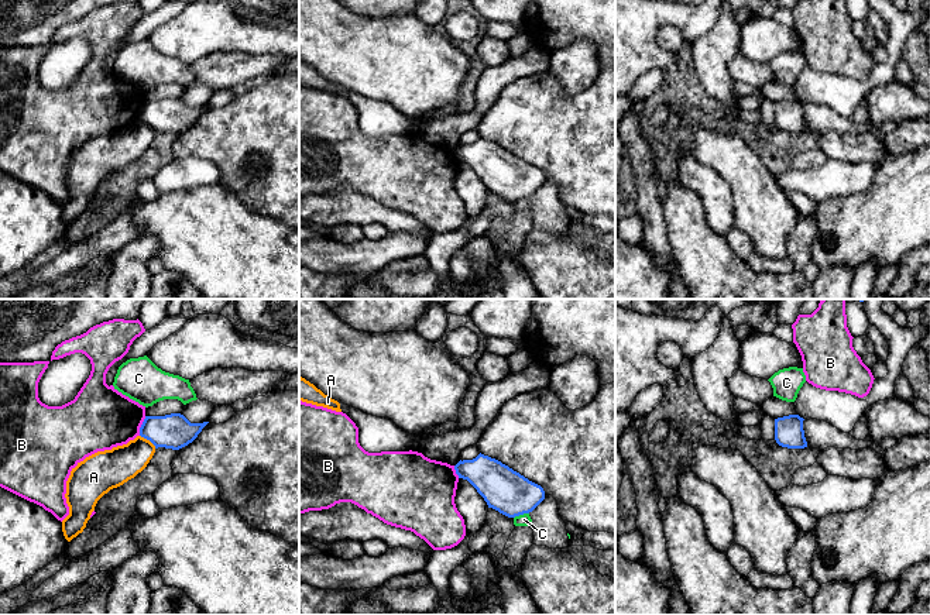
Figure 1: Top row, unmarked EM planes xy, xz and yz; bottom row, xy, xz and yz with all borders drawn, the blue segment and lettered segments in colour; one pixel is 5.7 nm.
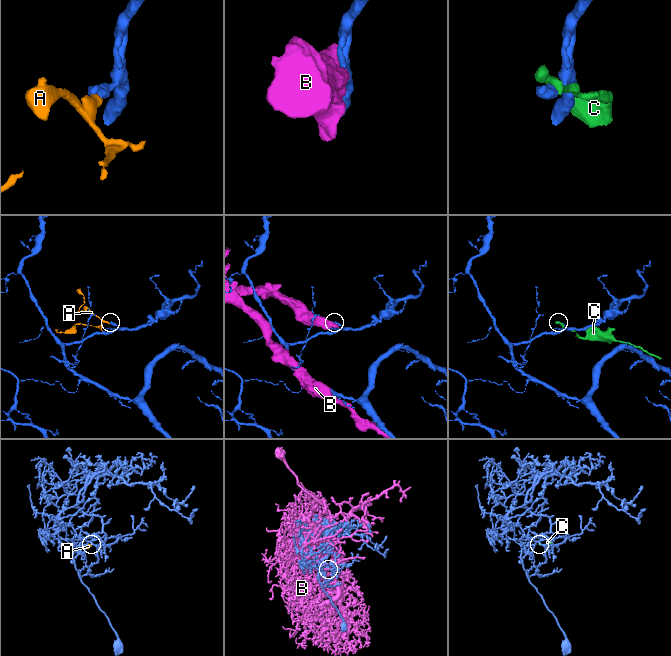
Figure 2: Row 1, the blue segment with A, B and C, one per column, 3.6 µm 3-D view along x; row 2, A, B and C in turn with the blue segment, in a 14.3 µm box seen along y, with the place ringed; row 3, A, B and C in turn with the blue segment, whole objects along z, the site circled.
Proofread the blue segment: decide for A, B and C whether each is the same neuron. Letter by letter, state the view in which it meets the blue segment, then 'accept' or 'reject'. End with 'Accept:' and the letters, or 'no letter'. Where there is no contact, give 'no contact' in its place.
A: xy | reject
B: xy | reject
C: xz | reject
Accept: no letter

